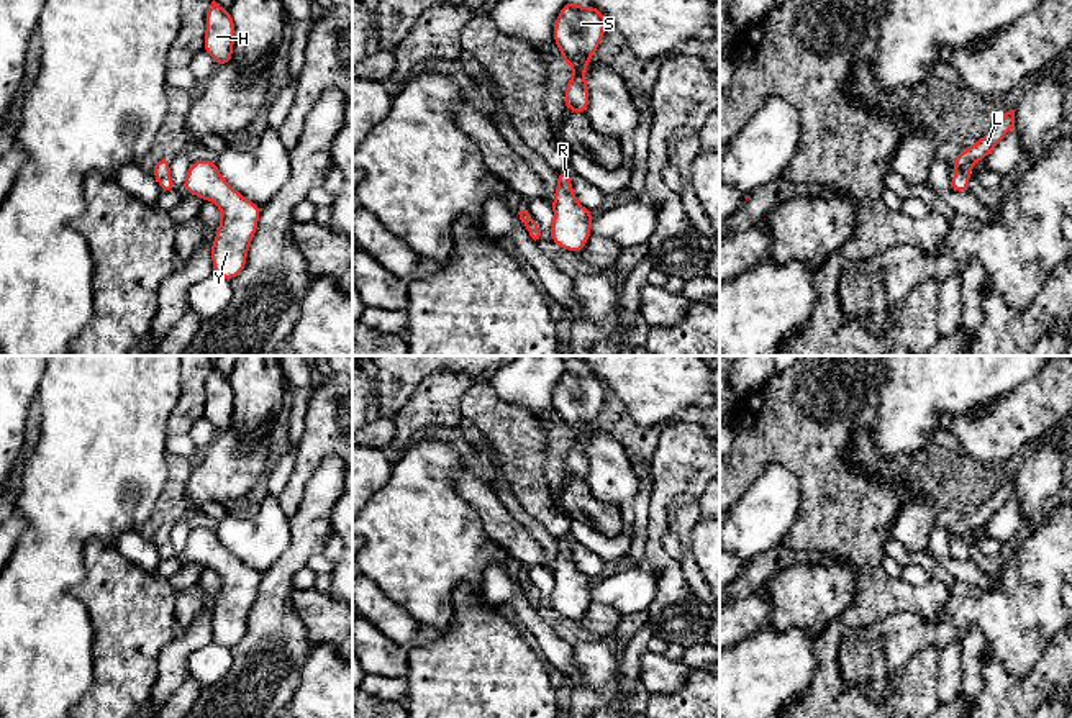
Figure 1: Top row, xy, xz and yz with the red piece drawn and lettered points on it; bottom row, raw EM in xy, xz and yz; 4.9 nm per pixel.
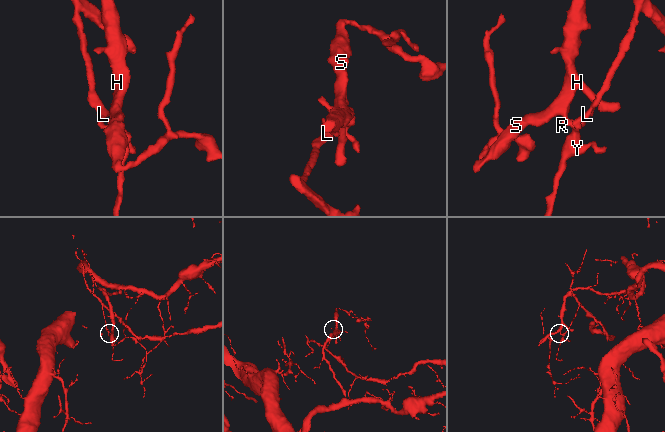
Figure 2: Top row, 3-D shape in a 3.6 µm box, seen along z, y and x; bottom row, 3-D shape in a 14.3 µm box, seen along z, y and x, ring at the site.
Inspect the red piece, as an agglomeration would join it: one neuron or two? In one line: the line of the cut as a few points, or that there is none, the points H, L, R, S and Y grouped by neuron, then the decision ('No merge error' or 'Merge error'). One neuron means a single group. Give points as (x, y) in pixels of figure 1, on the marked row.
Split along yz (966, 172), (956, 176). Groups: H R S Y / L. Merge error

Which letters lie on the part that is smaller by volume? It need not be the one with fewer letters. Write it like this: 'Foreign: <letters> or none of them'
Foreign: L

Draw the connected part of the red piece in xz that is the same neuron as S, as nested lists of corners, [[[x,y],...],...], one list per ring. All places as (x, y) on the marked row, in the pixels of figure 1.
[[[566,2],[554,25],[554,43],[562,52],[562,61],[574,67],[566,85],[564,107],[574,113],[587,113],[588,89],[585,85],[585,64],[593,62],[592,54],[600,46],[606,30],[606,16],[592,7]]]

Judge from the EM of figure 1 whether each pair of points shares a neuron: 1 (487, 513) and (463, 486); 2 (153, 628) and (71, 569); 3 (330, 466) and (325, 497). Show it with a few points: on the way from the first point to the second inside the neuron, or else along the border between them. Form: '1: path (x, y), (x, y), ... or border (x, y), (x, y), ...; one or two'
1: path (486, 507), (469, 490); one
2: border (89, 541), (86, 576), (71, 590), (87, 617); two
3: path (330, 474), (325, 489); one

